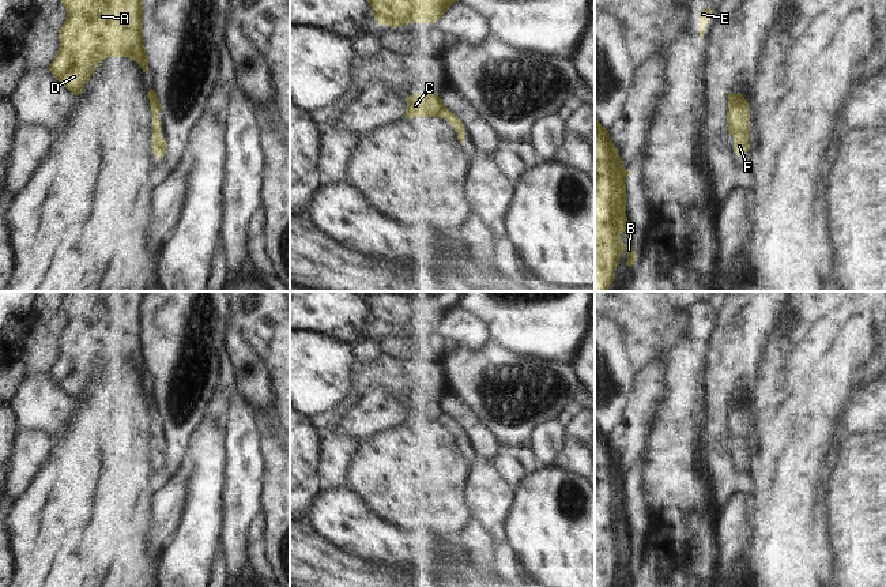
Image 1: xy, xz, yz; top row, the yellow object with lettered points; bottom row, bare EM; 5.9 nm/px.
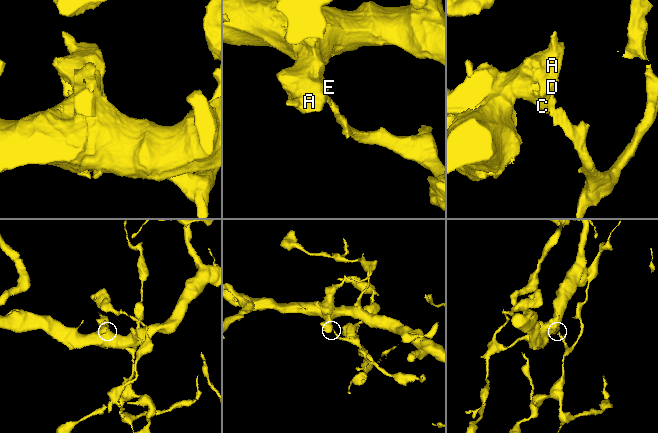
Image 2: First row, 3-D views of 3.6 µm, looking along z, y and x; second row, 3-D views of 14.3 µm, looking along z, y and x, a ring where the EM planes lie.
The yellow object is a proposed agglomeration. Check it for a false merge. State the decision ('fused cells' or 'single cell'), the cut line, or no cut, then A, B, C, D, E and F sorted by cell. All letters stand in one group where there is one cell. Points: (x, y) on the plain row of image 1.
single cell | no cut | A B C D E F

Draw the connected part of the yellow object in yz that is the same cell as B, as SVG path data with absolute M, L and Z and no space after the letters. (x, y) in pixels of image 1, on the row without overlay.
M595 424L595 587L612 587L621 558L627 557L631 573L637 558L630 546L626 522L627 475L610 444Z

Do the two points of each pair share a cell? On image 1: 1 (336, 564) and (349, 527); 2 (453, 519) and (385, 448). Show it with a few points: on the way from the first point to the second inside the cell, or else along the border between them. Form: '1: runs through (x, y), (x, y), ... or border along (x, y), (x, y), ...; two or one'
1: border along (315, 530), (343, 552), (370, 561); two
2: runs through (436, 501), (402, 466); one

